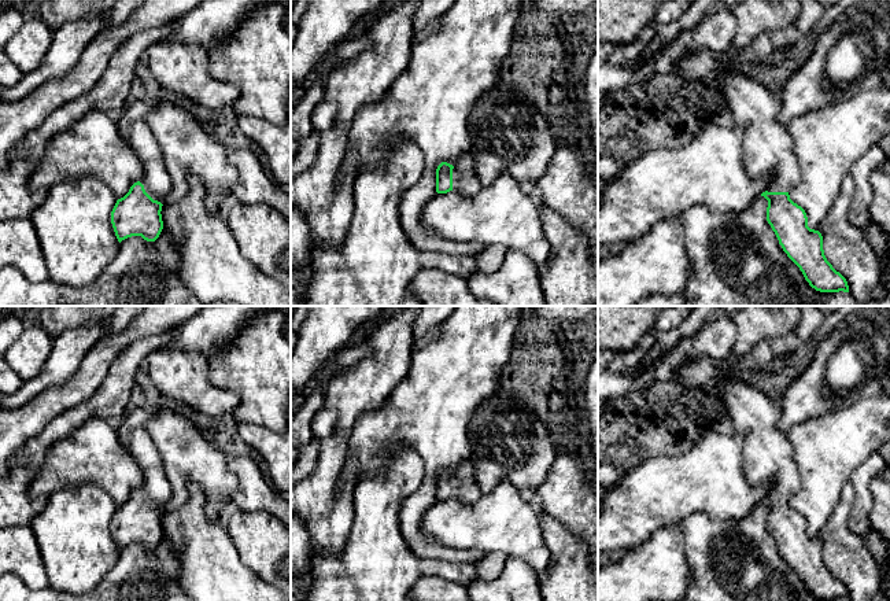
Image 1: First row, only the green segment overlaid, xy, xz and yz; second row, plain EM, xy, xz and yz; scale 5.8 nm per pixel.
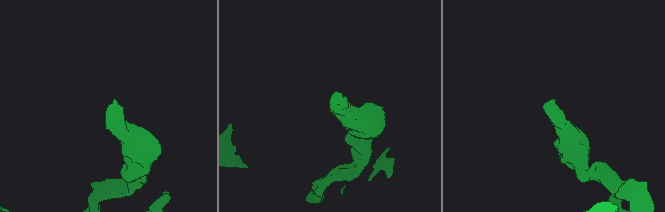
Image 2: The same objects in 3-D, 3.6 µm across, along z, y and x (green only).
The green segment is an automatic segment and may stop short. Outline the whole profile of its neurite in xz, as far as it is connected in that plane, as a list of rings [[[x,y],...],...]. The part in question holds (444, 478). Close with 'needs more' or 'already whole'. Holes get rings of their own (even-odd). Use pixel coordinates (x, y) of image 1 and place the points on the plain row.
[[[470,458],[464,460],[455,472],[442,469],[436,476],[436,499],[447,501],[450,498],[462,502],[477,501],[483,493],[480,491]]]; needs more

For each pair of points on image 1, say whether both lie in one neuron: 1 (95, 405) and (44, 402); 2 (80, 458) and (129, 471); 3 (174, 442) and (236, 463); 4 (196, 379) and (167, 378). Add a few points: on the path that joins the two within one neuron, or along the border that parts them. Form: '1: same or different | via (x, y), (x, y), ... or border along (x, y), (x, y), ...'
1: different | border along (103, 382), (87, 399), (51, 419)
2: same | via (92, 458), (102, 460), (117, 471)
3: different | border along (225, 457), (226, 467), (236, 476), (235, 491)
4: same | via (189, 379), (174, 378)

